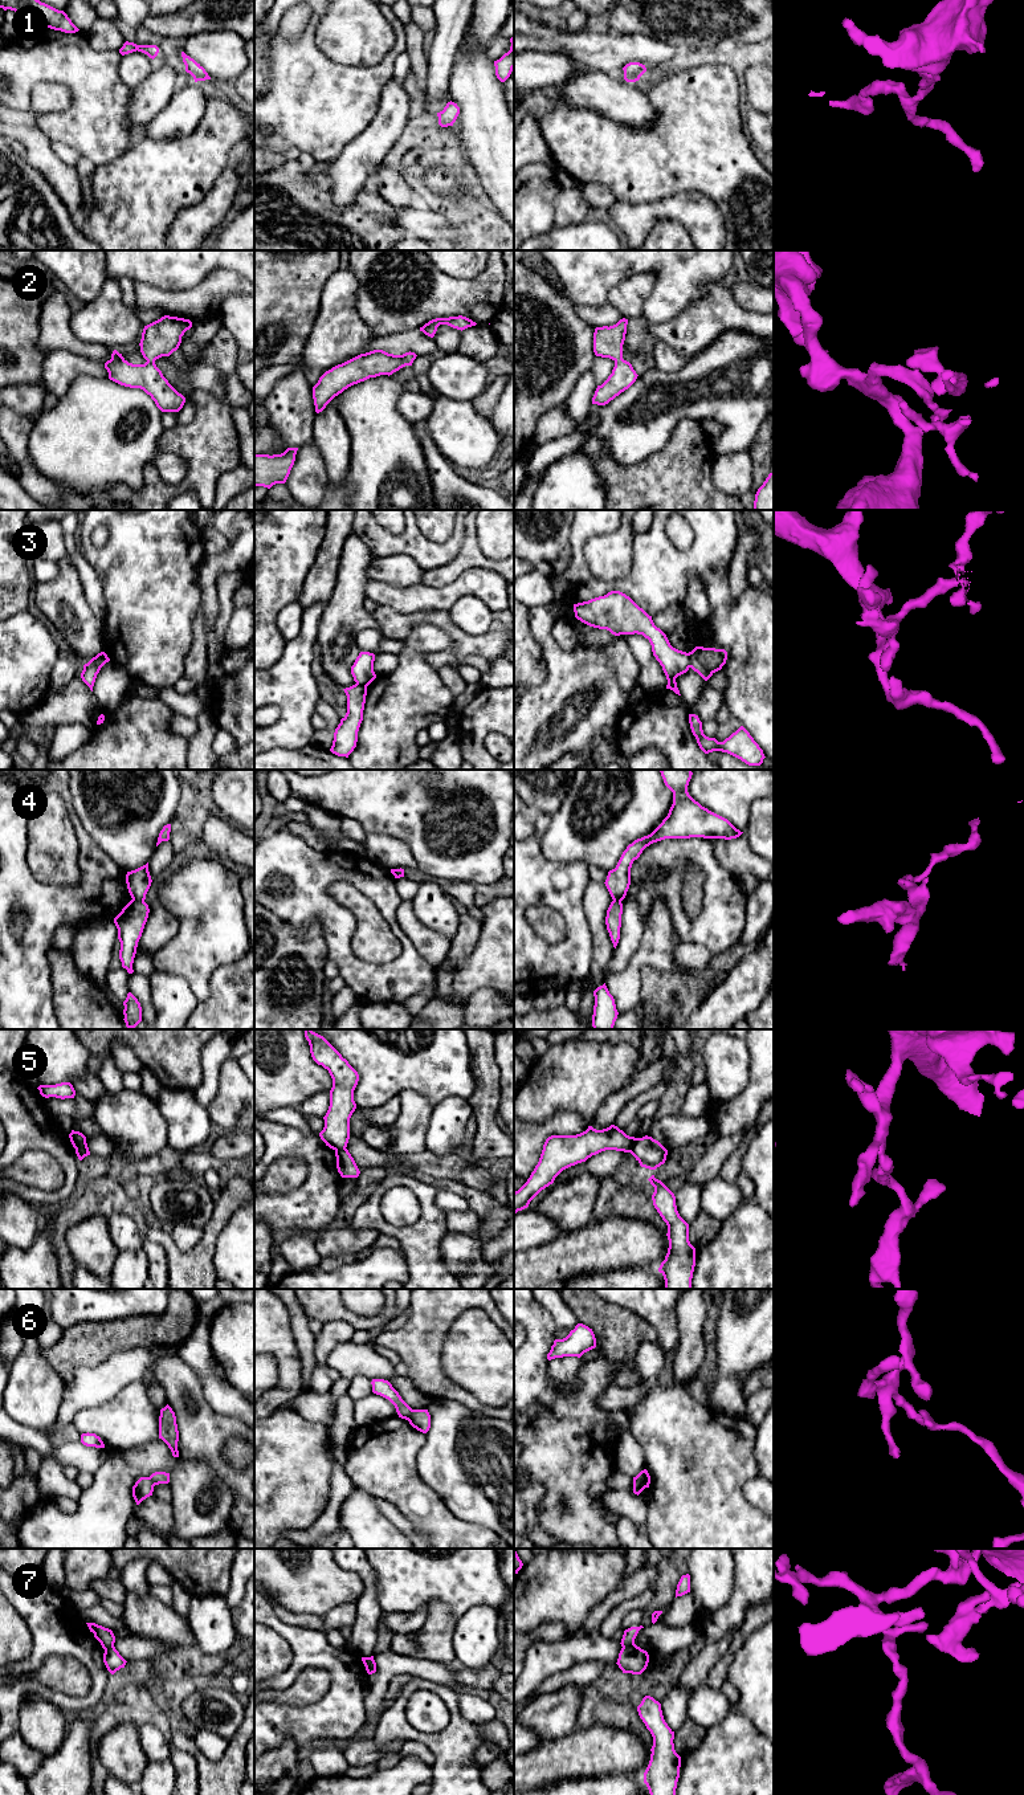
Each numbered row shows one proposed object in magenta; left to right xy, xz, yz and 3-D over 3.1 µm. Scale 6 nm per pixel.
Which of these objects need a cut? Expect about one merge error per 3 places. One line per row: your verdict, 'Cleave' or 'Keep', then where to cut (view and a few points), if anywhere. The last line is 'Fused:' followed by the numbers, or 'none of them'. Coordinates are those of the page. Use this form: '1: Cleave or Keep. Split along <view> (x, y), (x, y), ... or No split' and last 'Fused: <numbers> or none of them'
1: Keep. No split
2: Keep. No split
3: Cleave. Split along xy (105, 653), (105, 659), (100, 665), (89, 663)
4: Cleave. Split along xy (133, 898), (143, 901)
5: Cleave. Split along yz (636, 1138), (629, 1151)
6: Cleave. Split along yz (633, 1477), (644, 1488)
7: Cleave. Split along yz (633, 1643), (623, 1647)
Fused: 3, 4, 5, 6, 7

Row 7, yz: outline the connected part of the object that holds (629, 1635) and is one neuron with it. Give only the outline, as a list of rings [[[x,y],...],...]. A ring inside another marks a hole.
[[[642,1625],[640,1627],[631,1627],[628,1629],[624,1631],[623,1639],[621,1639],[621,1647],[631,1647],[635,1644],[635,1639],[639,1633],[639,1631],[644,1628]]]

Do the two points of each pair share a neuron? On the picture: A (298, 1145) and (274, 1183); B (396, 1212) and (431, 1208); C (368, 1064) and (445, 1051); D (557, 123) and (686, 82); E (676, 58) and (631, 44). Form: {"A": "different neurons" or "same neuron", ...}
{"A": "different neurons", "B": "different neurons", "C": "same neuron", "D": "same neuron", "E": "same neuron"}

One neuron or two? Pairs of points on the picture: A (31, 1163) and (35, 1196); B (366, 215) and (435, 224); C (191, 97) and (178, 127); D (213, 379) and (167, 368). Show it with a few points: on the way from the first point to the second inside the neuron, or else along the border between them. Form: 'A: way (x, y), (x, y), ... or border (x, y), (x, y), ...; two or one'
A: border (13, 1180), (44, 1190), (57, 1190), (64, 1184); two
B: border (394, 209), (394, 221), (404, 231); two
C: way (188, 105), (178, 119); one
D: way (202, 379), (179, 379); one

